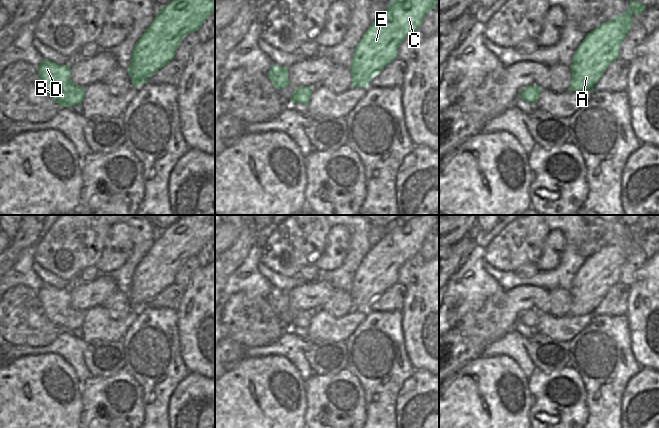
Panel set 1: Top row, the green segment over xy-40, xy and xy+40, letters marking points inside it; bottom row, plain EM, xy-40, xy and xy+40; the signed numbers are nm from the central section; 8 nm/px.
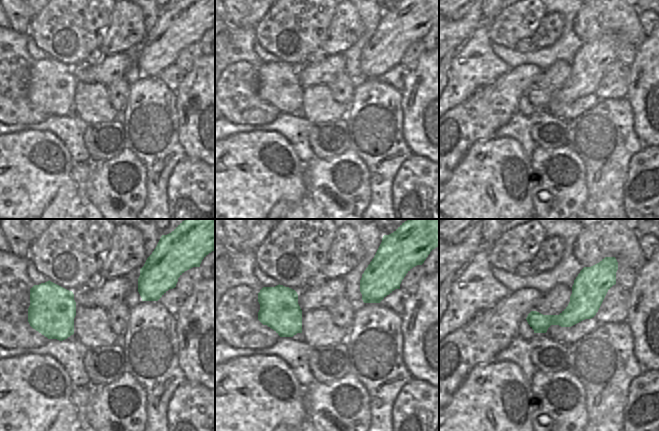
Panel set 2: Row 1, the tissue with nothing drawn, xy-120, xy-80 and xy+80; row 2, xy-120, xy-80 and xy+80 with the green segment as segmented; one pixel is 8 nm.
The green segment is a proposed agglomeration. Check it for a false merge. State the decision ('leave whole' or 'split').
leave whole

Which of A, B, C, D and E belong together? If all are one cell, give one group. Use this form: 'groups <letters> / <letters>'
groups A B C D E

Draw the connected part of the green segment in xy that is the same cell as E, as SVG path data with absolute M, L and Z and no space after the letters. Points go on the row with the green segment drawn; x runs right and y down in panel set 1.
M394 0L368 27L354 50L352 87L368 87L370 80L398 59L400 44L420 26L436 0Z

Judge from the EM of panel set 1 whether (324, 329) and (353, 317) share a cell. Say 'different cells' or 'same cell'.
same cell

